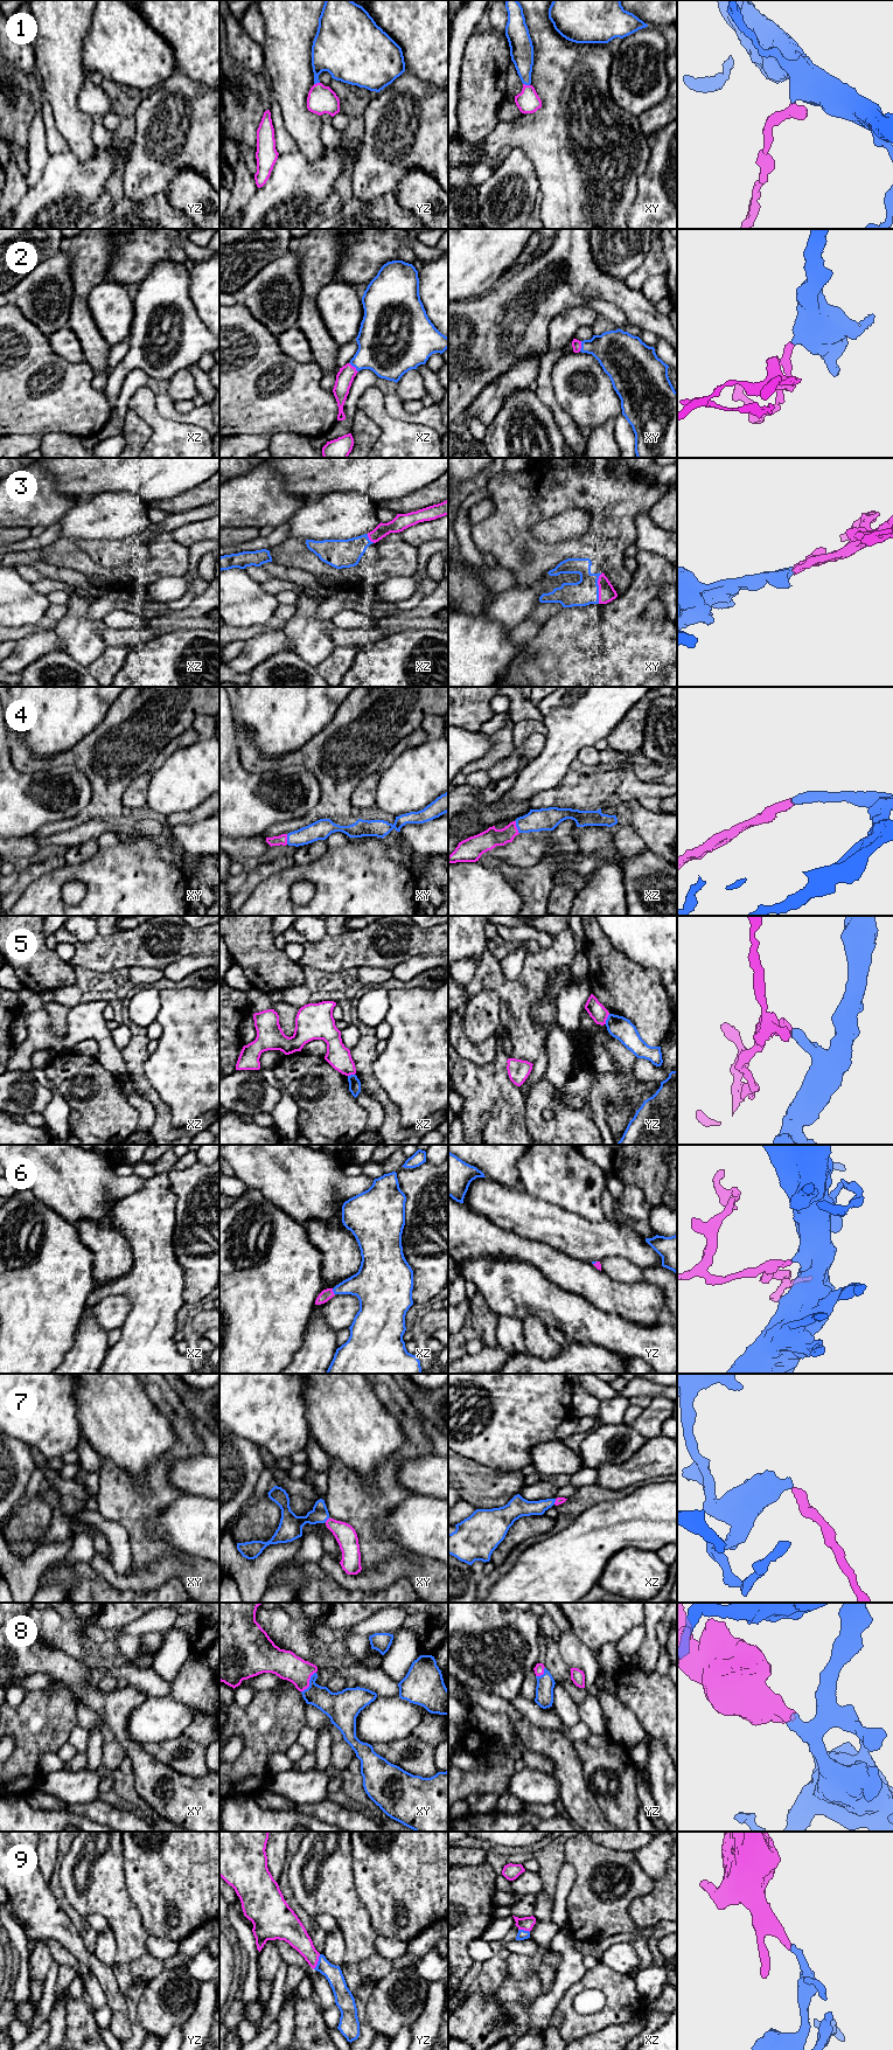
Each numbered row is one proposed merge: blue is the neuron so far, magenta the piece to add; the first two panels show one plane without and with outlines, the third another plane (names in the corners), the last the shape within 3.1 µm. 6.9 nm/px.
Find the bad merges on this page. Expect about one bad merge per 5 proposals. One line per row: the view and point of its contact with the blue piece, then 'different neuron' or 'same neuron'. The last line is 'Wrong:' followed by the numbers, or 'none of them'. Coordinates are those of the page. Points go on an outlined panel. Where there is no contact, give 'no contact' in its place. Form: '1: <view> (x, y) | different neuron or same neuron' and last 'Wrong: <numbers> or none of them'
1: xy (527, 84) | same neuron
2: xz (354, 366) | same neuron
3: xy (598, 589) | same neuron
4: xz (516, 826) | same neuron
5: yz (607, 1019) | different neuron
6: xz (333, 1291) | same neuron
7: xy (326, 1520) | same neuron
8: xy (309, 1682) | same neuron
9: yz (318, 1961) | same neuron
Wrong: 5

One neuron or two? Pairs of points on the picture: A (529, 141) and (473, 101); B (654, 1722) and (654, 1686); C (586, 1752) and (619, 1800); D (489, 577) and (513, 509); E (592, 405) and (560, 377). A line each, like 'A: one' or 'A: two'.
A: two
B: one
C: one
D: two
E: one

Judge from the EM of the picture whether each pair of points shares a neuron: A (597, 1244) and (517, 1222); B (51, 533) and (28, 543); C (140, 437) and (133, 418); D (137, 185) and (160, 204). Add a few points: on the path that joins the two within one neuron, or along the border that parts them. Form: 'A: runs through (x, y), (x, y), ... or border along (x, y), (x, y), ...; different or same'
A: runs through (577, 1237), (549, 1223), (537, 1222); same
B: runs through (46, 539), (34, 542); same
C: runs through (137, 432), (133, 423); same
D: border along (164, 189), (141, 200), (127, 200), (124, 196); different

